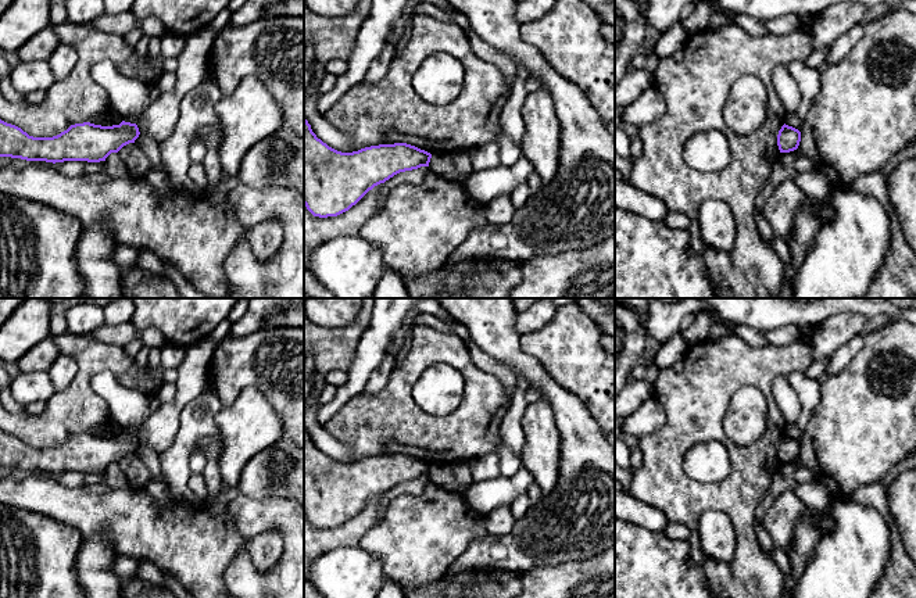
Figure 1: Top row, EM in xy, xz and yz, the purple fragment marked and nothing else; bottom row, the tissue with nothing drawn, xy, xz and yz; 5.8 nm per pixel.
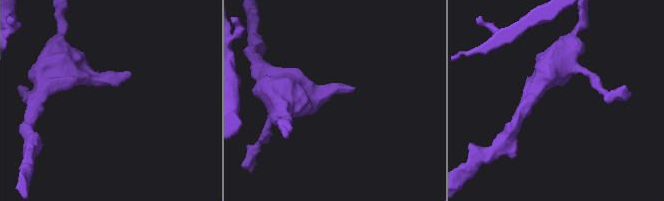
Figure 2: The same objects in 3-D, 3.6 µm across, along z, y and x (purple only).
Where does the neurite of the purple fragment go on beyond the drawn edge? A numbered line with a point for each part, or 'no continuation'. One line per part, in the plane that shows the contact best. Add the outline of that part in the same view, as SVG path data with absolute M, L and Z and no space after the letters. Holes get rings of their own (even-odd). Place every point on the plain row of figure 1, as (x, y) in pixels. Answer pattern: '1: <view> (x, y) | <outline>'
no continuation

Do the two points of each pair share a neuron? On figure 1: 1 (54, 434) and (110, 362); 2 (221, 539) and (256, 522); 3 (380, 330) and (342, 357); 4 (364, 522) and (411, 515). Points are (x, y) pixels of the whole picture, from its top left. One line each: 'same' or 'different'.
1: same
2: different
3: different
4: different

